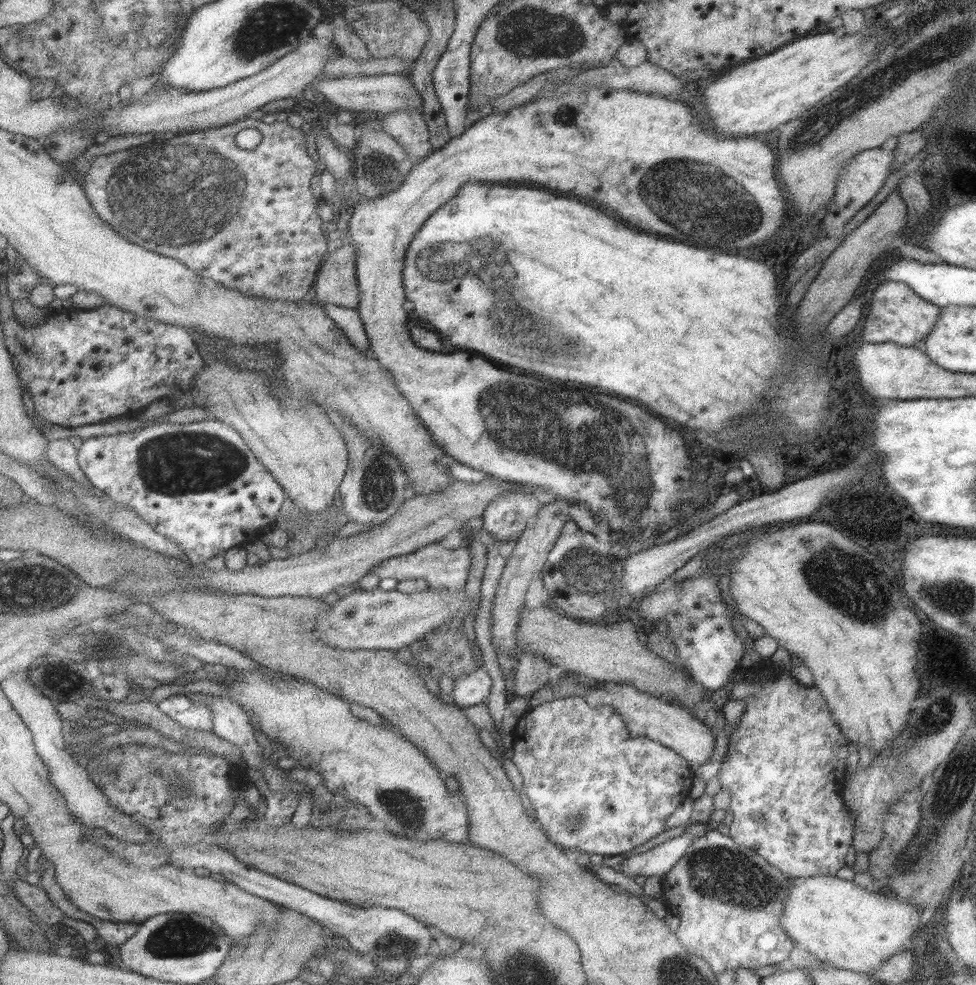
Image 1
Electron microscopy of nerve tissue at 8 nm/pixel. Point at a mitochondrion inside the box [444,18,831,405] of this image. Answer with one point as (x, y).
(689, 209)

